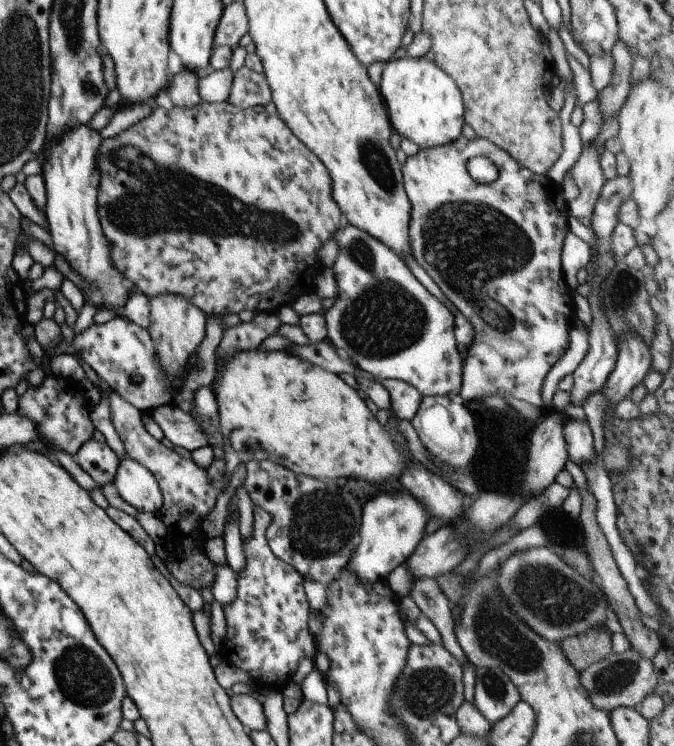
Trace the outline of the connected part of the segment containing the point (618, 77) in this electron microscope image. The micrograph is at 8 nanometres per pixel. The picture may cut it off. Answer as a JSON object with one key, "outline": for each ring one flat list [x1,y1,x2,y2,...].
{"outline":[[619,40,611,52,615,61,615,76,612,83,598,93,604,116,603,122,610,118,610,116,618,114,627,100,627,95,632,88,630,83,631,65,633,64,633,58,636,57]]}

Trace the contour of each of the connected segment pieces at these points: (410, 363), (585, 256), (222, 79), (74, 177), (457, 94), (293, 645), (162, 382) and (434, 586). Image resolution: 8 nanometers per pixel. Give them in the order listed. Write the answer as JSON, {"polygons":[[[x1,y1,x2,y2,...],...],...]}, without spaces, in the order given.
{"polygons":[[[342,222,332,238,338,244,338,256,331,267,338,296,334,306,324,316,327,339,333,348,378,381,395,379,406,382,416,388,422,397,439,395,458,399,463,384,464,361,455,338,455,316,418,282,402,259,370,234]],[[569,230,563,243,561,266,567,286,571,290,576,290,579,286,577,274,581,268,586,268,591,260,592,250,590,243,582,241]],[[209,70,198,77,198,93,203,102,207,104,228,103,233,84,231,70]],[[87,124,75,127,47,148,47,162,42,166,45,181,45,216,56,252,62,254,84,286,81,290,85,303,96,309,122,312,134,288,117,270,112,261,111,248,104,237,97,214,99,171,96,167,102,138]],[[406,56,383,66,379,92,394,130,420,149,436,149,463,136,465,126,462,92,454,80,426,58]],[[254,507,254,533,250,540,242,540,246,554,246,567,237,574,238,593,231,604,224,606,226,637,220,649,220,657,226,663,241,669,254,682,254,687,278,685,283,687,295,678,299,663,318,654,315,639,310,635,308,620,311,609,306,599,304,578,286,562,280,561,270,549,266,530,271,524,271,515]],[[122,315,106,324,94,323,80,334,65,331,62,338,64,339,61,339,51,352,47,352,48,355,79,356,79,359,88,364,111,391,116,392,126,403,141,412,152,413,160,406,175,403,178,400,179,389,182,389,181,385,184,385,186,378,196,368,198,360,195,351,185,364,185,371,169,385,169,374,162,367,159,368,159,357,149,331]],[[421,579,413,584,410,596,417,608,438,628,443,646,464,667,467,657,456,644,455,627,451,615,452,604,438,585,436,579]]]}

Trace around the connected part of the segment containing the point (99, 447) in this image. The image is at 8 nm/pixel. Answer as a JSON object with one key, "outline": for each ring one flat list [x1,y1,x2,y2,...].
{"outline":[[95,439,88,440,73,458,100,488,115,480,121,464,107,443]]}

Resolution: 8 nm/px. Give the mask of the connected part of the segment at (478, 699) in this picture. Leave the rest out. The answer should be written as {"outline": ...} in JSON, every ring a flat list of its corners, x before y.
{"outline":[[498,667,475,670,473,704,490,724,502,721,521,702,512,680]]}

